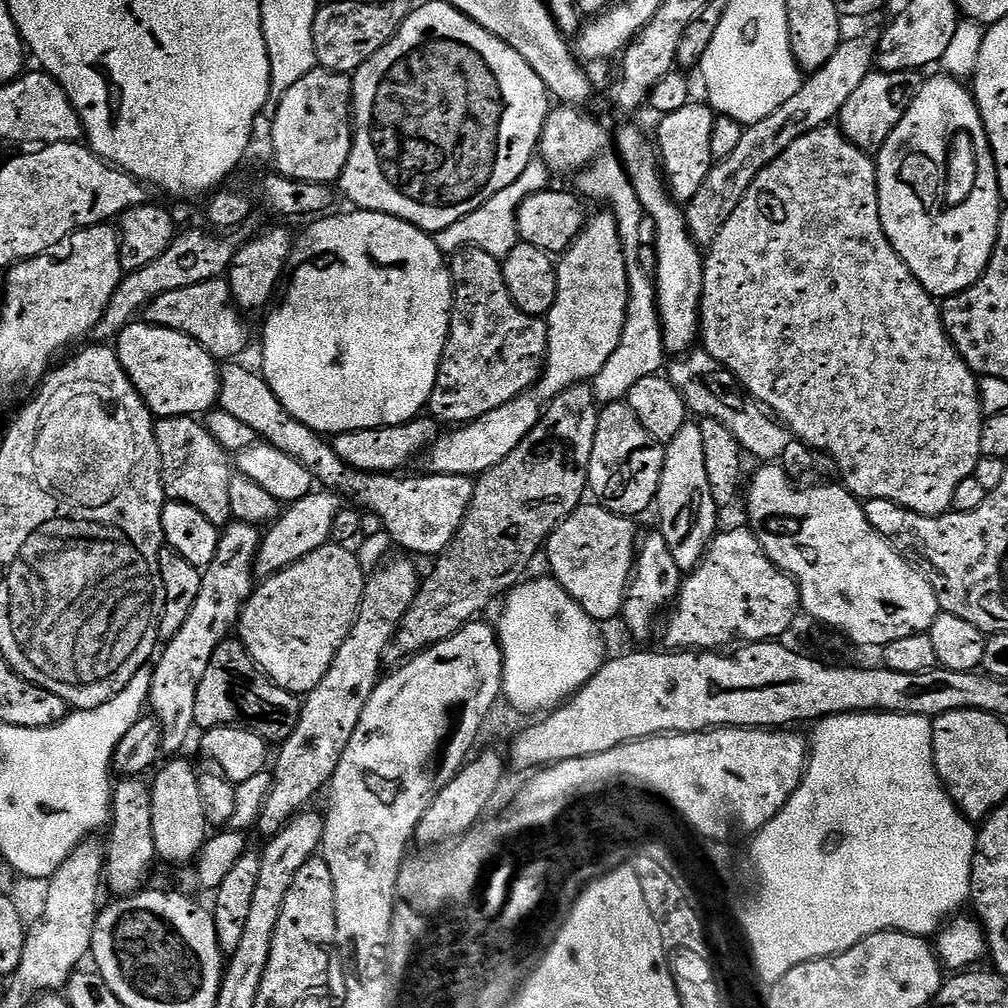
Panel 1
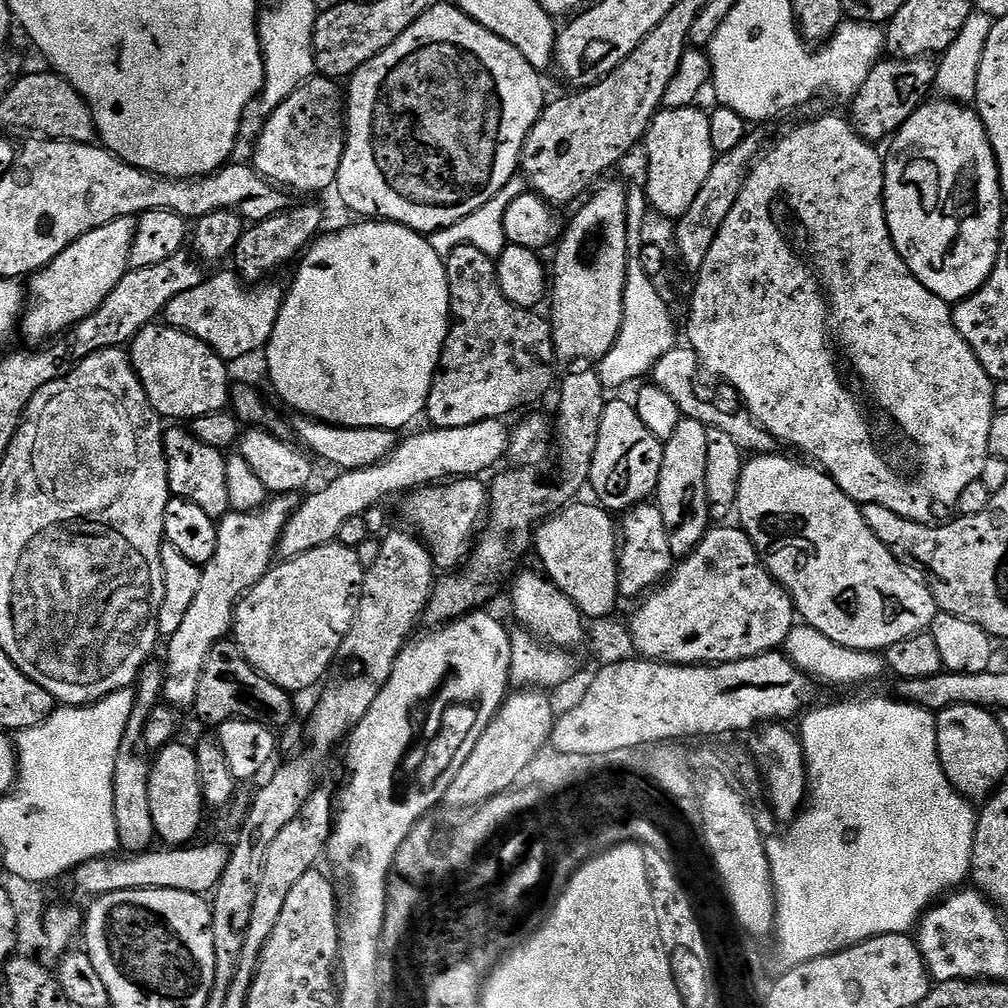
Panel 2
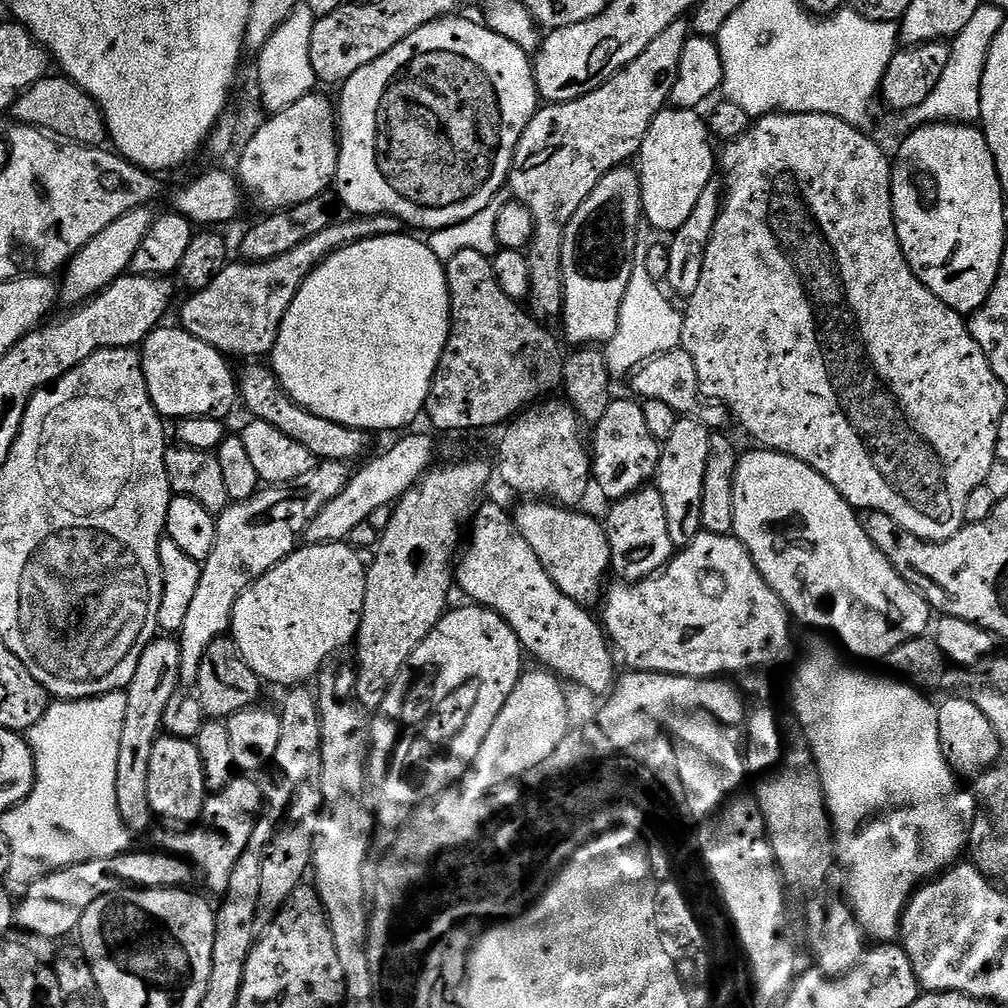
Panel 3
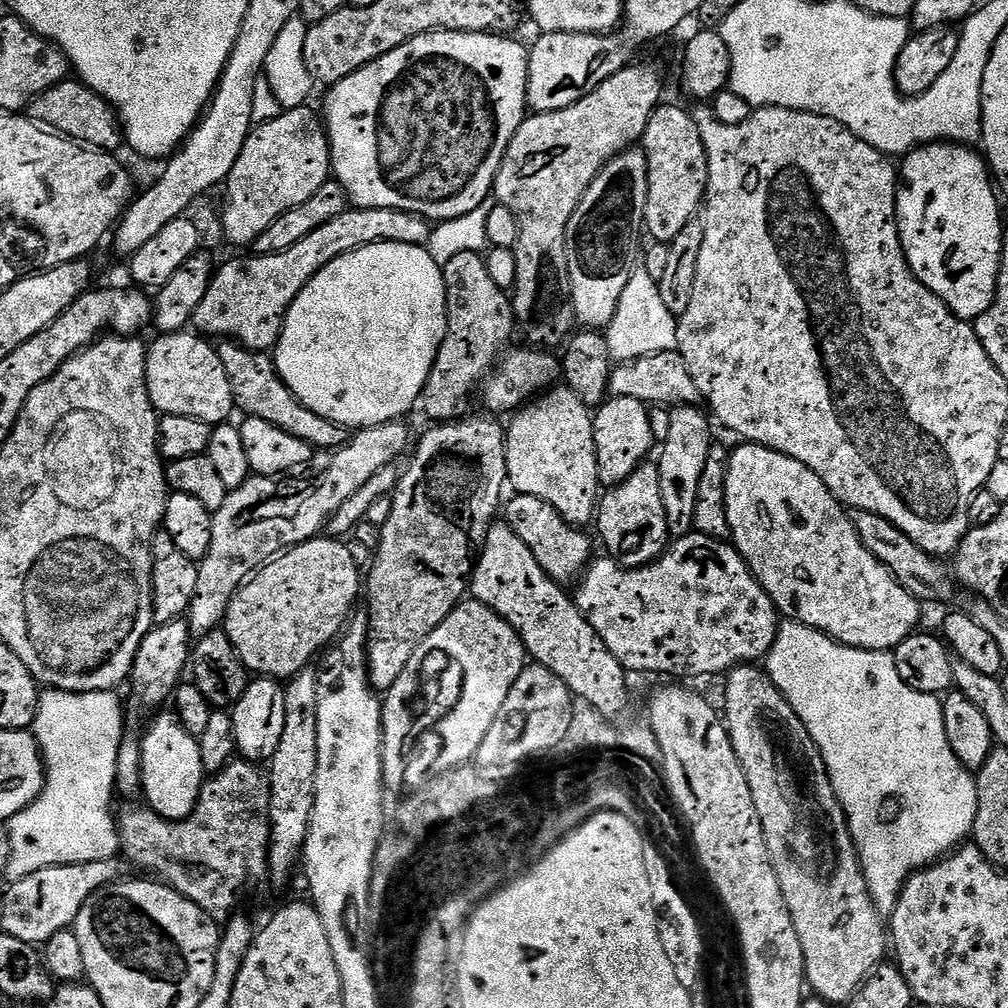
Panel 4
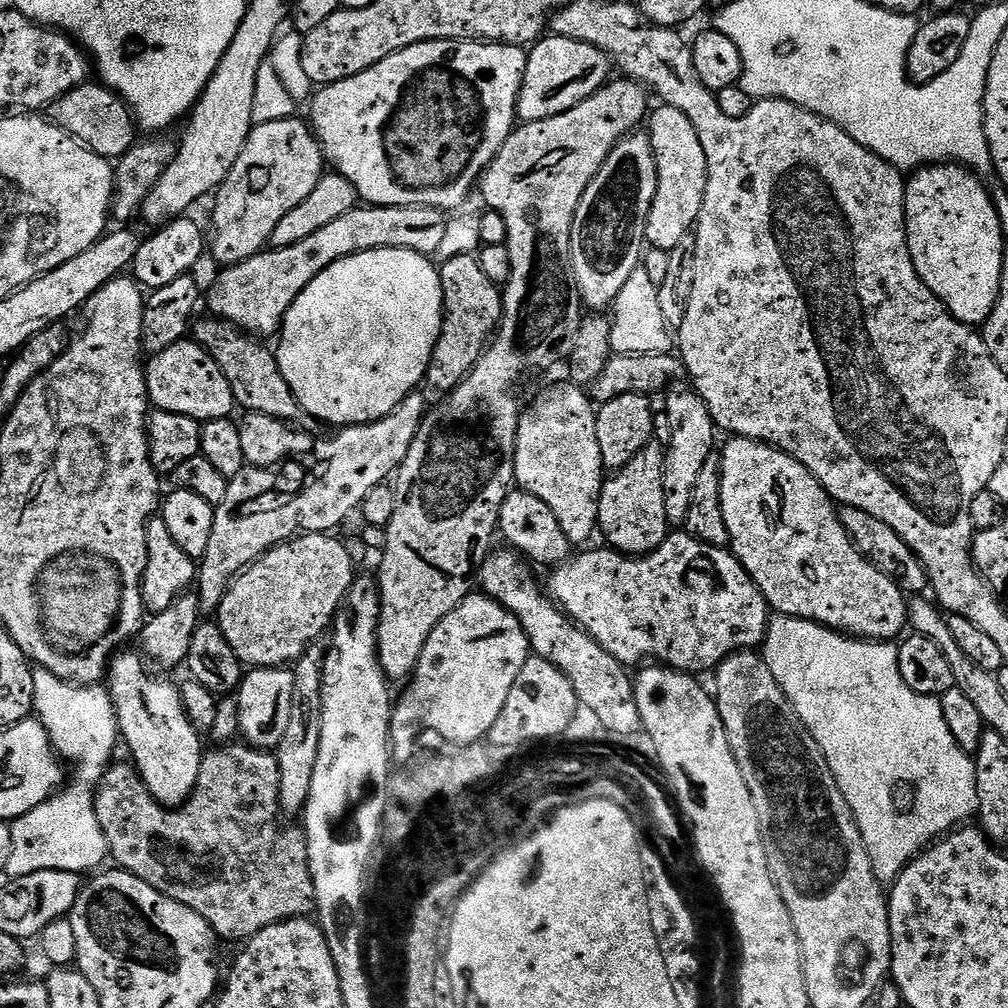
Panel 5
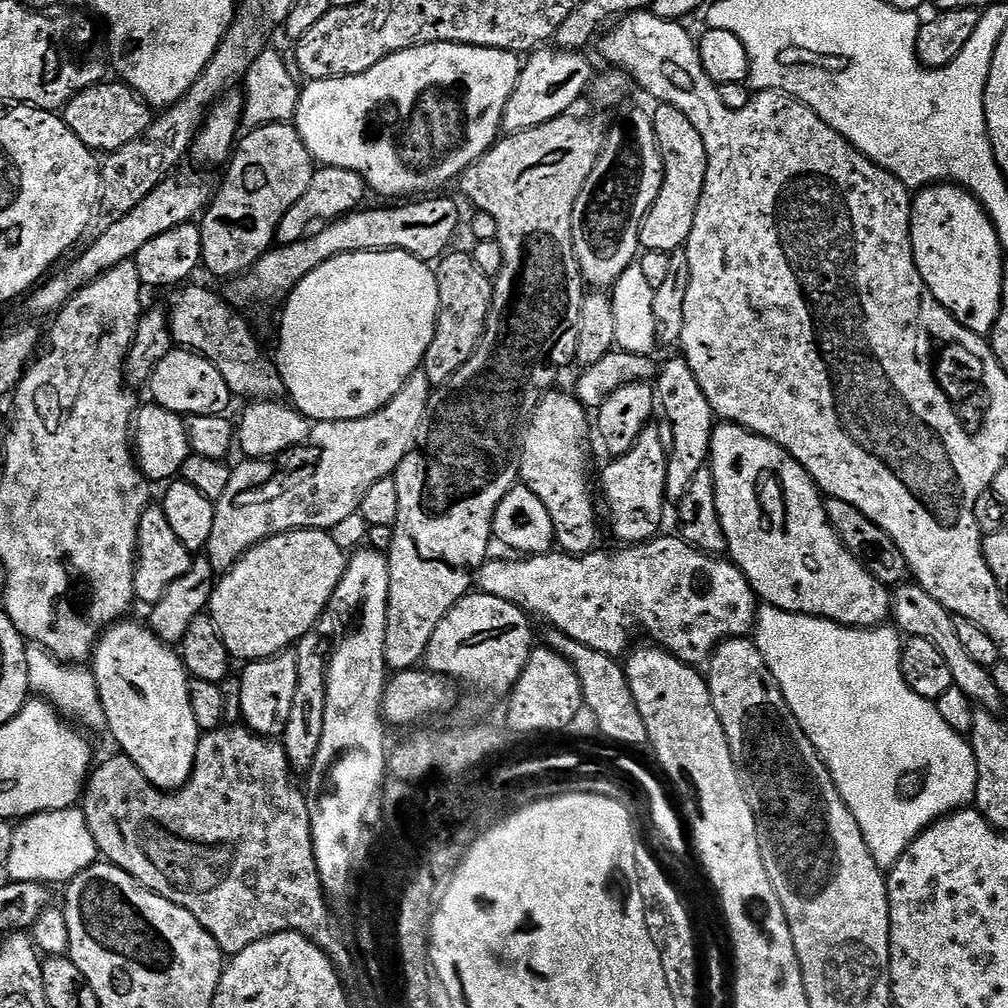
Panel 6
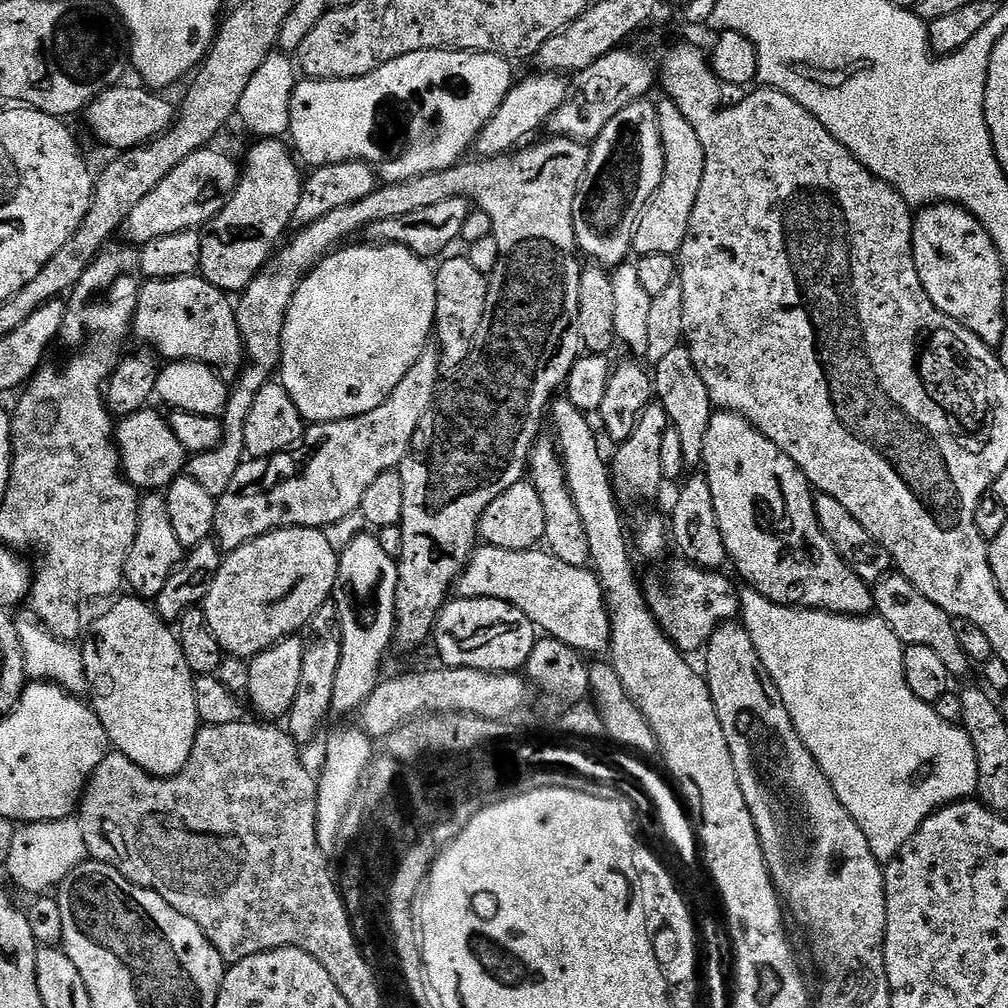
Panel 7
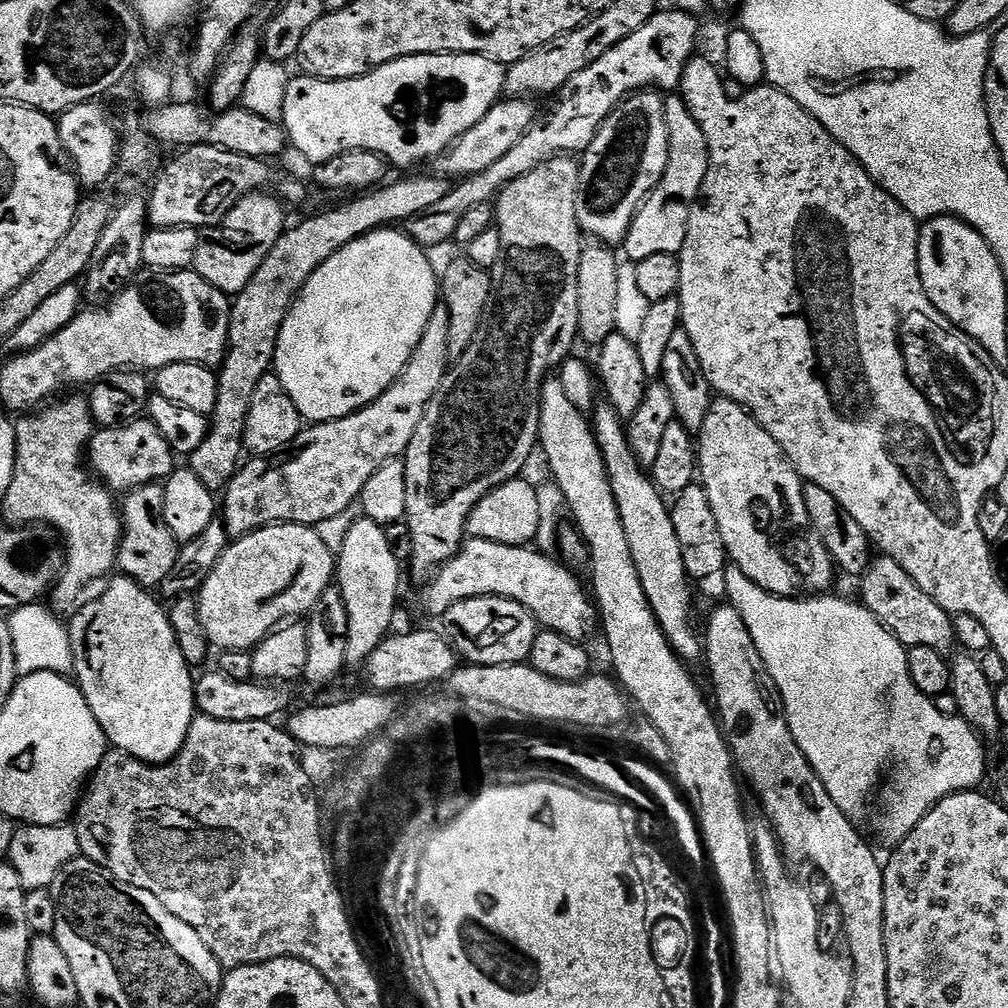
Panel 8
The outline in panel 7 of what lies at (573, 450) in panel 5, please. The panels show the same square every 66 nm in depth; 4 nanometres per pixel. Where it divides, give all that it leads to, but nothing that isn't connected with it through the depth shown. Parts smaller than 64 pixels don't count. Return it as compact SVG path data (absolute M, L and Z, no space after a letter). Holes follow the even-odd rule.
M537 441L532 449L529 469L532 483L542 502L543 513L546 514L544 542L547 549L552 556L569 563L570 566L587 567L591 563L589 538L580 513L578 513L578 506L574 504L573 496L570 494L563 461L553 441Z

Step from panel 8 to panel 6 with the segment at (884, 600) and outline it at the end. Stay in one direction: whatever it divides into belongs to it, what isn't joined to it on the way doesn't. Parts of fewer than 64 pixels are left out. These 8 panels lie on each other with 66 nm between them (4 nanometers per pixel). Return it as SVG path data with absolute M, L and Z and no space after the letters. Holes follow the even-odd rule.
M904 582L892 592L892 614L891 623L905 637L926 638L926 642L934 642L938 646L942 658L950 666L953 685L966 694L966 698L972 701L977 709L999 713L1002 700L998 694L998 686L994 686L994 678L989 669L978 666L974 658L970 658L970 653L962 647L962 642L958 638L958 633L954 630L954 616L942 606L942 602L937 602L922 590L915 582Z

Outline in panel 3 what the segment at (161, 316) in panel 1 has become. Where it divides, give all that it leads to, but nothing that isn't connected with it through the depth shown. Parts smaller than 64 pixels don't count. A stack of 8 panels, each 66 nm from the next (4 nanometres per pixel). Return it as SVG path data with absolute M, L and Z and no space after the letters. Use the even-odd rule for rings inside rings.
M356 216L348 219L352 220L328 224L326 230L309 236L294 246L294 250L273 260L225 263L224 269L212 279L210 286L187 297L189 300L180 308L179 327L194 334L194 338L214 346L225 357L267 357L276 345L284 316L303 286L304 279L322 261L347 244L355 244L357 240L368 240L372 236L398 236L406 228L403 220L393 216Z

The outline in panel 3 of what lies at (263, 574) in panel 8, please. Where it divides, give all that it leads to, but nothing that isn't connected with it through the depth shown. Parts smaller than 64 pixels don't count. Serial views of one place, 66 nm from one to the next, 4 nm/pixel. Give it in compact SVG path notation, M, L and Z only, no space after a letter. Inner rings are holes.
M329 542L327 544L308 544L307 546L297 547L296 551L291 552L289 556L282 562L278 562L269 570L265 576L260 576L255 580L248 589L241 594L234 602L232 607L232 622L230 625L230 638L236 643L240 656L250 666L250 670L254 670L254 674L260 677L261 681L272 684L284 684L283 686L300 686L335 654L339 648L344 648L353 643L360 629L360 616L364 612L364 603L366 602L366 571L365 561L360 561L361 553L353 548L348 542Z

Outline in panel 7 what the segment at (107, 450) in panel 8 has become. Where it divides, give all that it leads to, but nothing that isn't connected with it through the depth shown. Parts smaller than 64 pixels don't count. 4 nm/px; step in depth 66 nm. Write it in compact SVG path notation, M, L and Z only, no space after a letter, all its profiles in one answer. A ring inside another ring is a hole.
M149 406L140 412L123 417L114 430L123 474L144 494L156 494L168 489L176 479L185 475L190 459L190 453L178 440L178 434L174 434L171 419L167 415L155 412L154 408Z

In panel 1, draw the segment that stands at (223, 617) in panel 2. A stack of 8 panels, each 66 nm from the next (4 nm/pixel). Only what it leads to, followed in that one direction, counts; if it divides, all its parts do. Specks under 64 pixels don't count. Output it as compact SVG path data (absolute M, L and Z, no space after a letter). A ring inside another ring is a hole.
M233 522L221 531L218 554L214 554L214 562L203 569L202 590L198 590L198 602L194 602L190 618L186 618L182 630L178 630L178 634L163 645L164 653L162 648L160 661L159 656L155 661L148 703L164 728L162 749L165 753L183 753L180 751L194 733L194 702L198 699L198 686L202 686L202 674L206 674L206 666L214 650L218 650L220 643L233 635L244 602L254 591L252 580L261 539L261 529L254 524Z

